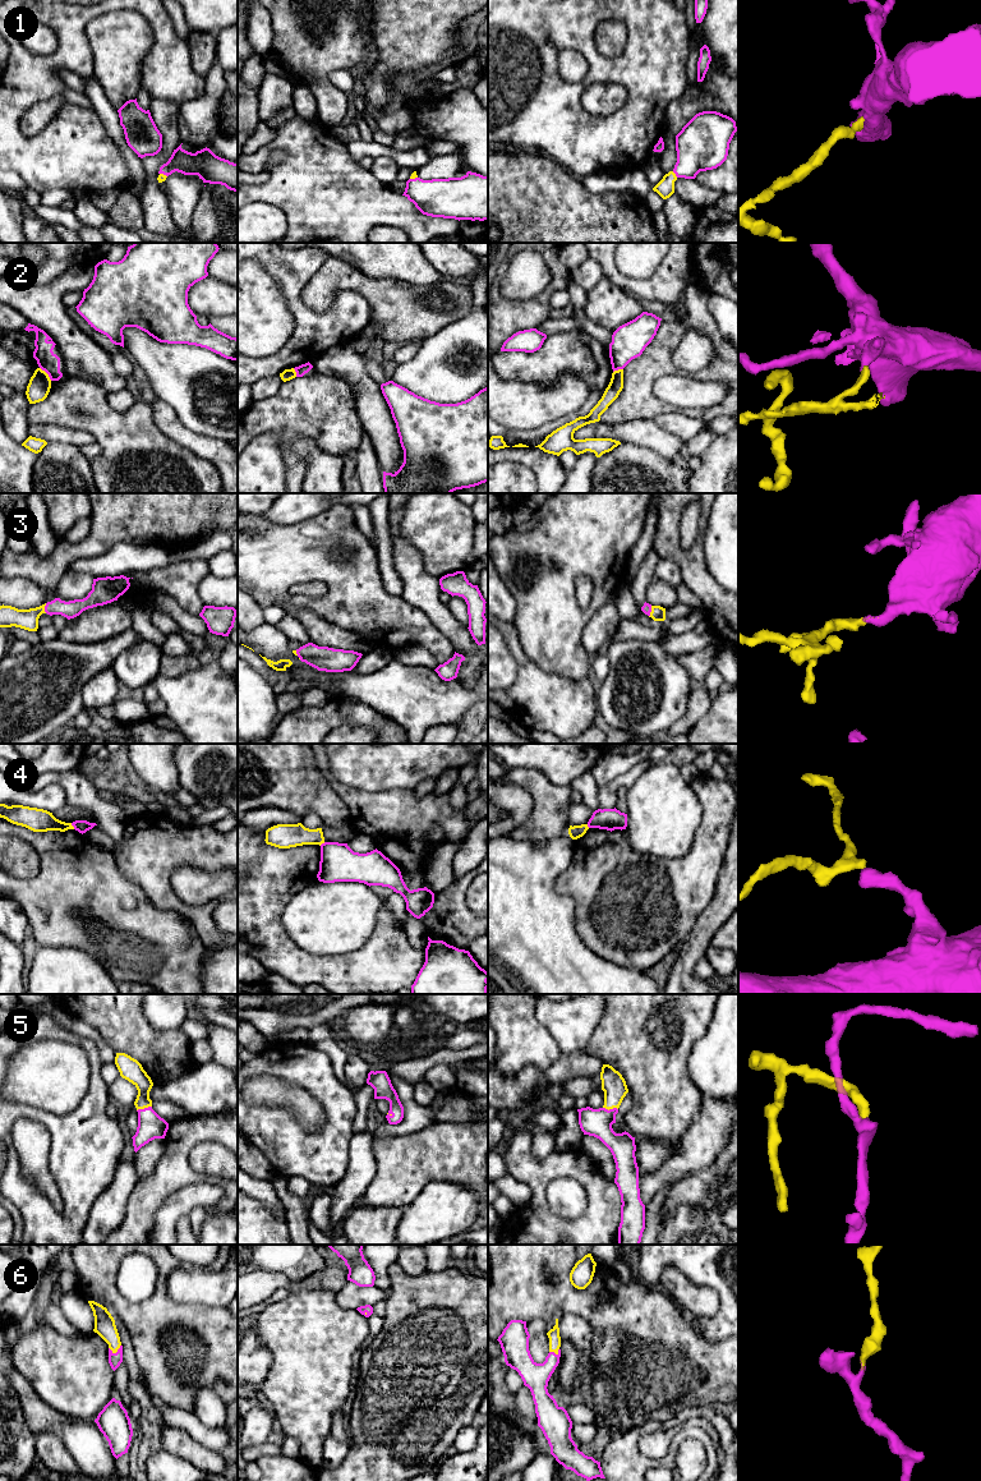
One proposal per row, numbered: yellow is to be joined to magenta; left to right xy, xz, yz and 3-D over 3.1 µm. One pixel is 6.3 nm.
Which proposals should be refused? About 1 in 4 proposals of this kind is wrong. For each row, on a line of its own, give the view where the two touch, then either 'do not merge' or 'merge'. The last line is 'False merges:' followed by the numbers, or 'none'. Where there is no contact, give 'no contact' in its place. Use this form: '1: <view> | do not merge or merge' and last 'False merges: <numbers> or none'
1: yz | merge
2: xy | do not merge
3: yz | merge
4: xy | do not merge
5: xy | merge
6: xy | merge
False merges: 2, 4

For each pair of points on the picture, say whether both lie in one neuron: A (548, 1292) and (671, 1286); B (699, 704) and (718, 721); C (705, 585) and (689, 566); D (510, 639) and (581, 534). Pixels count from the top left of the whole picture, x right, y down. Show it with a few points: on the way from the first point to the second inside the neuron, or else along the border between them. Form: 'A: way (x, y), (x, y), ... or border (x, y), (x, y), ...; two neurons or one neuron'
A: border (659, 1286), (680, 1309); two neurons
B: border (712, 700), (708, 711), (689, 730); two neurons
C: way (700, 580), (694, 571); one neuron
D: border (511, 624), (521, 649), (529, 657); two neurons

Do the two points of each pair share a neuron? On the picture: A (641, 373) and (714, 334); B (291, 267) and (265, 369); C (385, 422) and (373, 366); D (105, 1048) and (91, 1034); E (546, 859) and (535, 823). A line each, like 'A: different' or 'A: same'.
A: same
B: same
C: different
D: same
E: different

